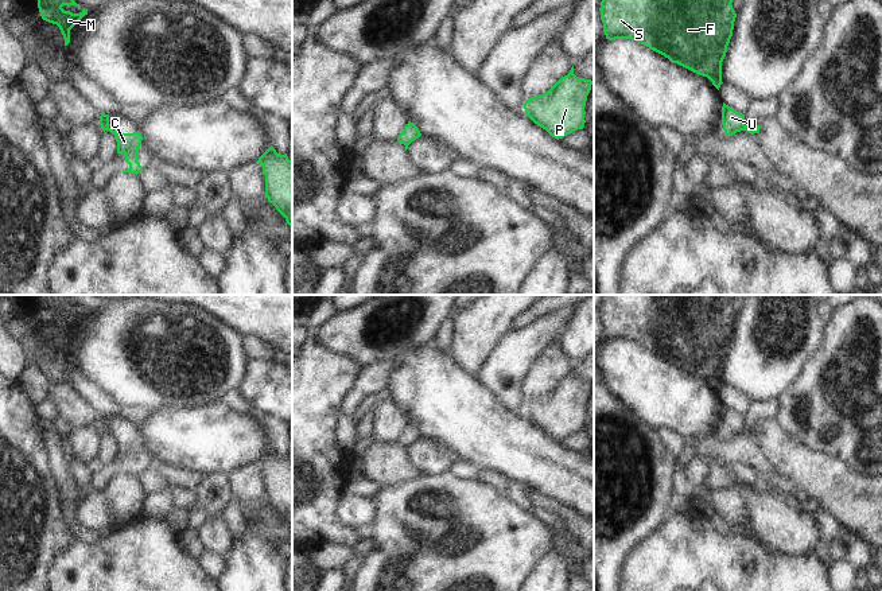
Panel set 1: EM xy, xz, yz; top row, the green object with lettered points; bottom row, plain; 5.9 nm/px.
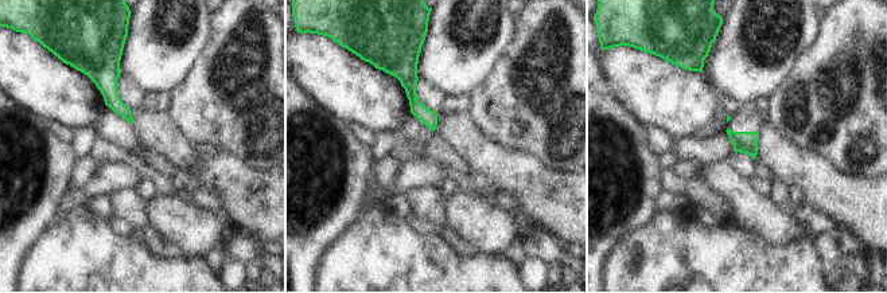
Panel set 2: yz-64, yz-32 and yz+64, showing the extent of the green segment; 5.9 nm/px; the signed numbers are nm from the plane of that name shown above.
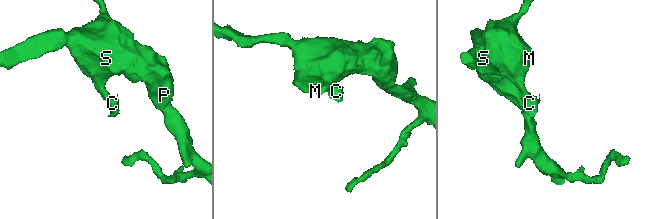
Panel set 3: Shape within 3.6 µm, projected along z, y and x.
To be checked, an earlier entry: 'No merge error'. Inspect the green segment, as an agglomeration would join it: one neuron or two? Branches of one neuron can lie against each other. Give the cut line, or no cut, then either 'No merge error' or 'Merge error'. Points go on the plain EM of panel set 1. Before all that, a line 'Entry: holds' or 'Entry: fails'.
Entry: fails
Split along xy (108, 427), (107, 431). Merge error

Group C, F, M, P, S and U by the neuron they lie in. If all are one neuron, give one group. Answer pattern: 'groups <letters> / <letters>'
groups C / F M P S U

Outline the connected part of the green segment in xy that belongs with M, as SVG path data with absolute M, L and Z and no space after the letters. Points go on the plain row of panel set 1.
M34 295L43 322L57 326L63 337L65 347L70 345L70 331L85 318L88 311L79 315L65 312L63 307L81 308L73 302L73 295Z

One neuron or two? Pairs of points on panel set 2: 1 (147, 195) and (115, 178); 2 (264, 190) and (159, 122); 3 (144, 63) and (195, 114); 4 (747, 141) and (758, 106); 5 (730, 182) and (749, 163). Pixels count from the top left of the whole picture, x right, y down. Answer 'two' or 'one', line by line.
1: two
2: one
3: two
4: one
5: two

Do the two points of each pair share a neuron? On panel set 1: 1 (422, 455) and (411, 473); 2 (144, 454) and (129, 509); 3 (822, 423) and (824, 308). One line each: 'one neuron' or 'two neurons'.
1: two neurons
2: two neurons
3: two neurons

